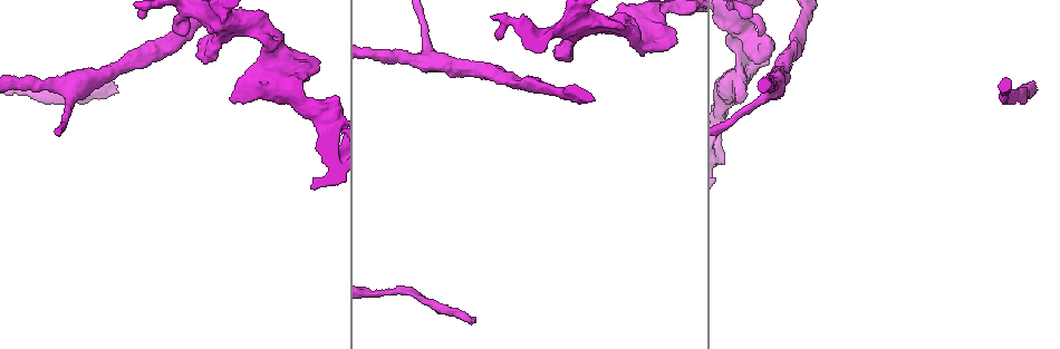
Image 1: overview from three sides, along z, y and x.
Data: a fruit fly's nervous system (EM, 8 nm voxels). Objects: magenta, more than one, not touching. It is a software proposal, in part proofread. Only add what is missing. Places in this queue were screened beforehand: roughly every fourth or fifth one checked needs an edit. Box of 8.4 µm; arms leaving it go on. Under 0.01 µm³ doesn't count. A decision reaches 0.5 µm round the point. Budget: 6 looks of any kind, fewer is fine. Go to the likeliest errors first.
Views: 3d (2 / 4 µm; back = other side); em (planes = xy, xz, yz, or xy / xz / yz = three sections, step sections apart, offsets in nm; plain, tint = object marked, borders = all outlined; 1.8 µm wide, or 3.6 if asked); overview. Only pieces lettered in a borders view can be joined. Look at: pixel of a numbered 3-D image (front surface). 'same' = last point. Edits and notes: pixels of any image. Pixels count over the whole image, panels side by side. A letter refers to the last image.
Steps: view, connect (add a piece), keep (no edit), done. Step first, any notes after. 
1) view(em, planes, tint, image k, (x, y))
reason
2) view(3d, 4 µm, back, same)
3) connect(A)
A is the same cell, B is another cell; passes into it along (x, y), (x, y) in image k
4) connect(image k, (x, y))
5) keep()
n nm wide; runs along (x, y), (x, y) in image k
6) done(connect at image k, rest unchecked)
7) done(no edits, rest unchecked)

view(3d, 2 µm, image 1, (1035, 93))
end of a long branch

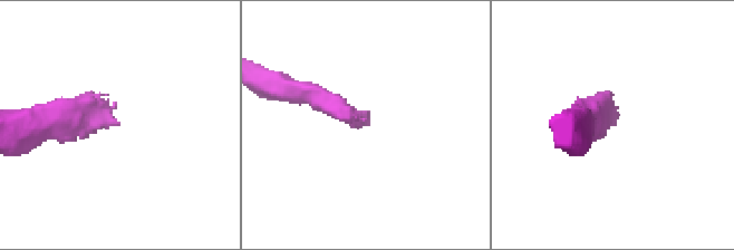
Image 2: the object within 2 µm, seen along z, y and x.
view(em, 3.6 µm, planes, borders, image 2, (118, 124))

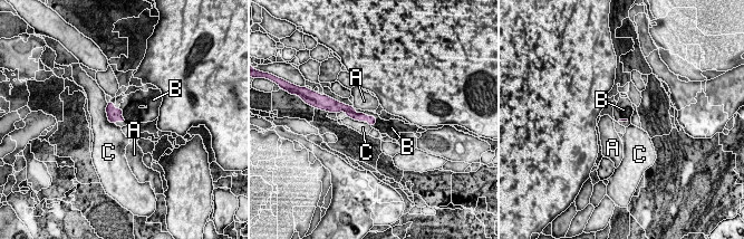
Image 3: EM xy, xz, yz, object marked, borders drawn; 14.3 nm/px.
connect(B)
C touches over 340 nm; B is the same cell, A and C are other cells; passes into it along (113, 114), (124, 120), (132, 113) in image 3; the cell continues

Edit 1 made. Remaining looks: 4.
view(em, 3.6 µm, planes, borders, image 1, (644, 28))
calibre changes

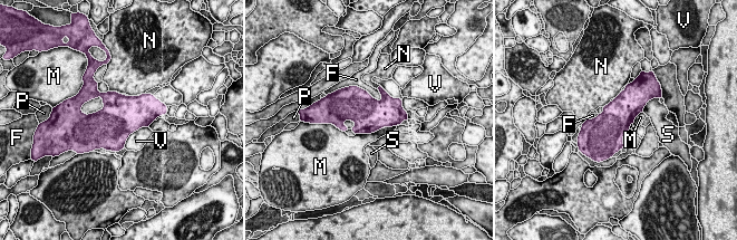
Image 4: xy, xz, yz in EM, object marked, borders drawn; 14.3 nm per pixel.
keep()
F, M, N, P, S and V are other cells; none of them fits

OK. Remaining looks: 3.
view(3d, 2 µm, back, image 1, (758, 33))
branch stops here

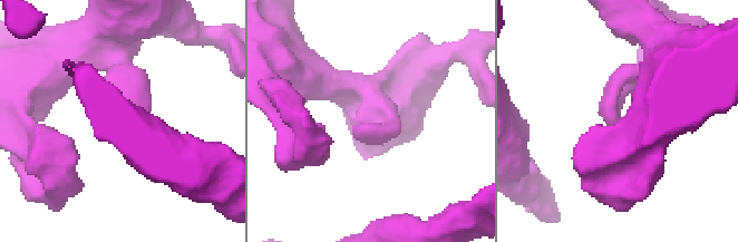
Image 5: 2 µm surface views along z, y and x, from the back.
view(em, planes, borders, image 5, (363, 125))
now the EM

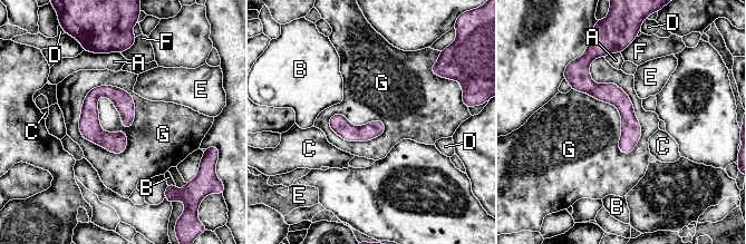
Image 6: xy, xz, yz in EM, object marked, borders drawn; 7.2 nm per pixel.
keep()
A, B, C, D, E, F and G are other cells; border along (94, 87), (79, 132), (120, 154) in image 6; no lettered piece goes on from it

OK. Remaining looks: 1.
done(connect at image 3, rest unchecked)

